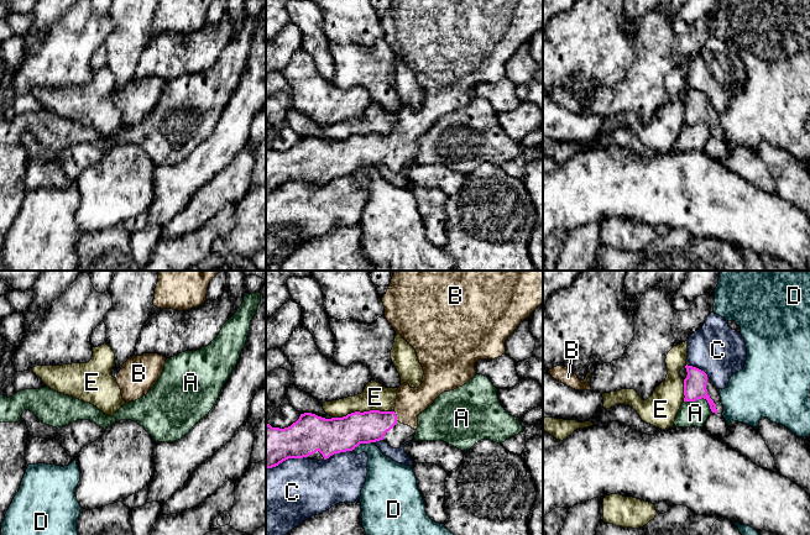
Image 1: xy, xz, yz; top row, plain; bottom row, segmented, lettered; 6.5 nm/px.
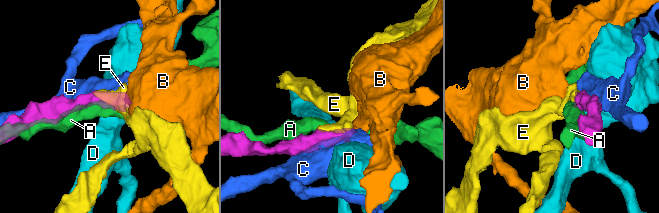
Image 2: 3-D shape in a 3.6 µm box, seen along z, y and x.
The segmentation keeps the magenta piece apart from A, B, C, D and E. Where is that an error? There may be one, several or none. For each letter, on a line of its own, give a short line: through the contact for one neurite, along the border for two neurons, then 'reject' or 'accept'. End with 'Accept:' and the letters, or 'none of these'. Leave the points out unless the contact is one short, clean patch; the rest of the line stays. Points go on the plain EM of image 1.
A: reject
B: xz (369, 150), (396, 140), (411, 125) | accept
C: reject
D: xz (371, 164), (359, 167), (353, 172) | reject
E: reject
Accept: B

